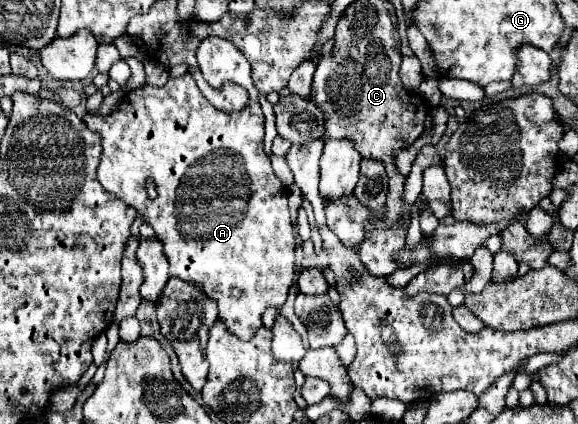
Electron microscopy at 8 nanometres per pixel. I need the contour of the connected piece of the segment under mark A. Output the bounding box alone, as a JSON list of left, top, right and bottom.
[84,36,294,342]

